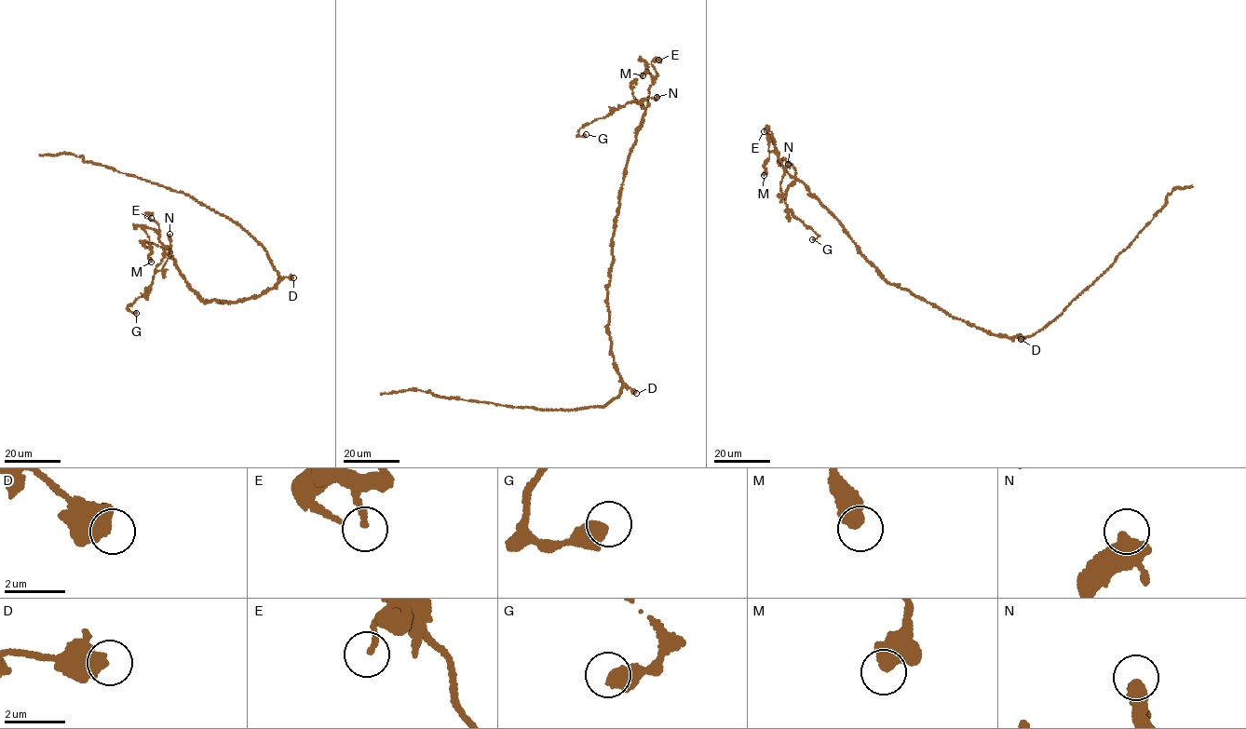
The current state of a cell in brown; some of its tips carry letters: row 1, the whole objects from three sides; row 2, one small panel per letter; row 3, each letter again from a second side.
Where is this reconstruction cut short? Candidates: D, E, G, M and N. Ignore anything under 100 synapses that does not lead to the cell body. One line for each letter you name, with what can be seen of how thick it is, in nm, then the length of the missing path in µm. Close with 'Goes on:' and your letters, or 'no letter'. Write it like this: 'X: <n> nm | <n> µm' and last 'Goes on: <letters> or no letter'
Goes on: no letter

